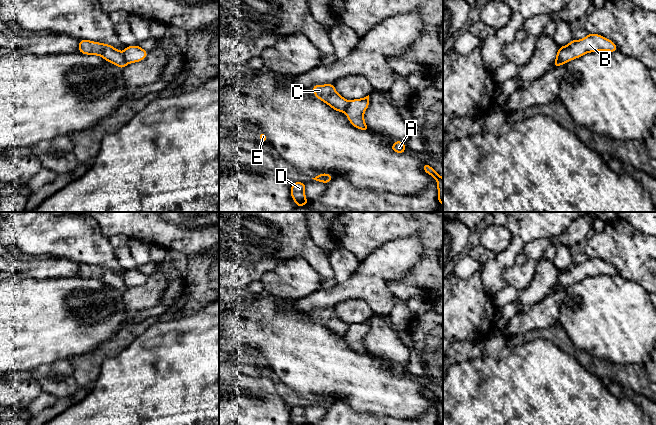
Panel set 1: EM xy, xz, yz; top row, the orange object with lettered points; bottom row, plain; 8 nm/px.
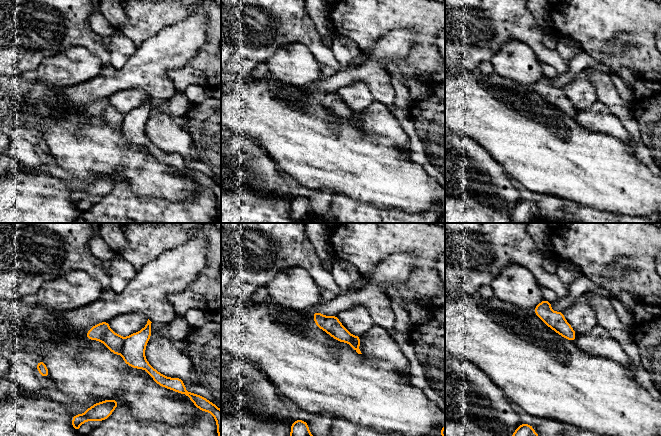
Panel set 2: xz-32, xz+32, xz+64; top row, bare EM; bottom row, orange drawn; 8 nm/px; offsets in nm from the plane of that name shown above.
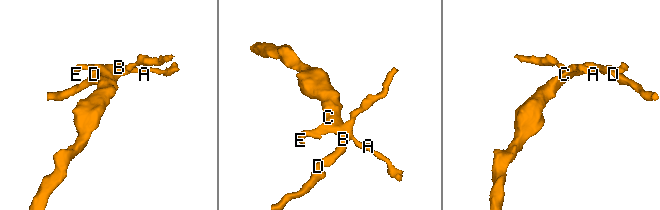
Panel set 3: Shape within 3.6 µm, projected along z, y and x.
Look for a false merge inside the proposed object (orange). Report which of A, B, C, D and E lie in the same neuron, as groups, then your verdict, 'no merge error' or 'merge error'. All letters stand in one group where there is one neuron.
A B D / C E; merge error

